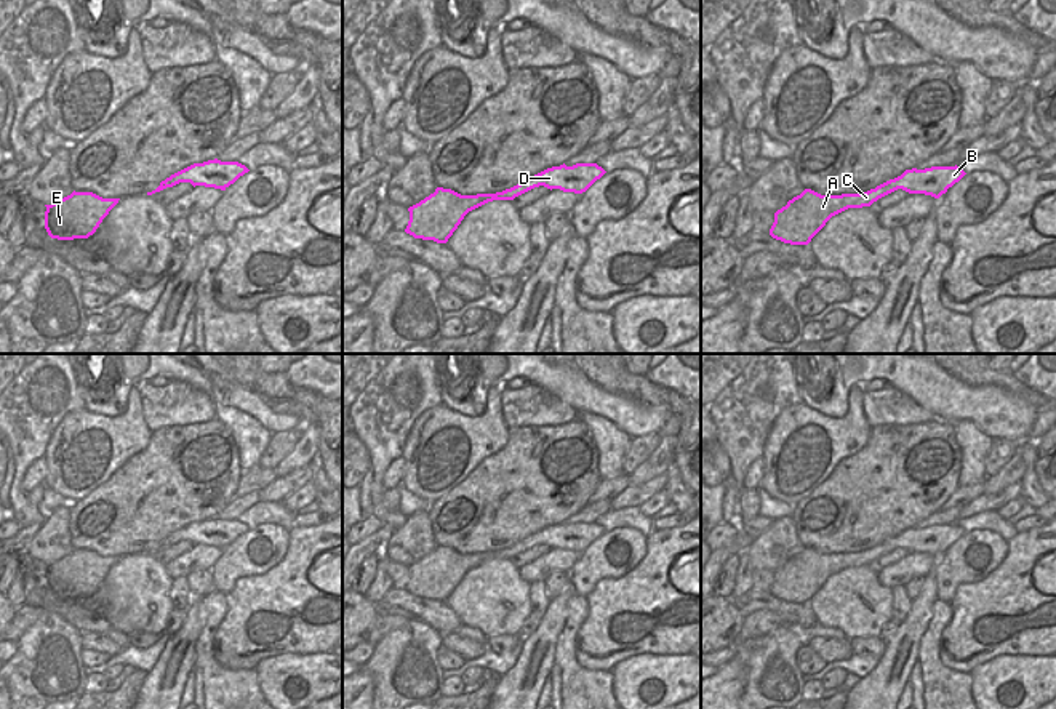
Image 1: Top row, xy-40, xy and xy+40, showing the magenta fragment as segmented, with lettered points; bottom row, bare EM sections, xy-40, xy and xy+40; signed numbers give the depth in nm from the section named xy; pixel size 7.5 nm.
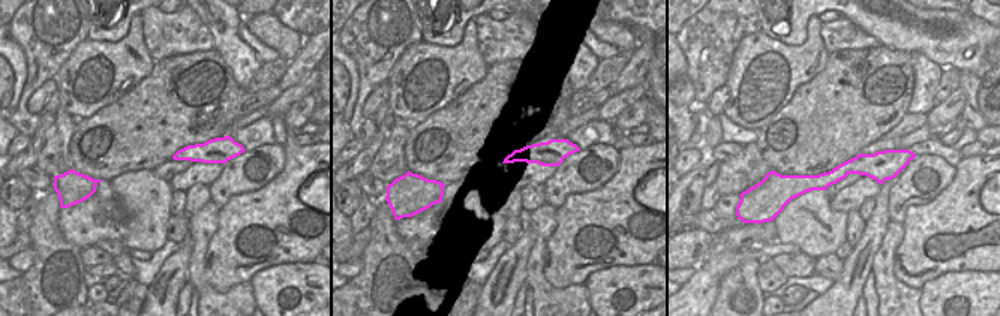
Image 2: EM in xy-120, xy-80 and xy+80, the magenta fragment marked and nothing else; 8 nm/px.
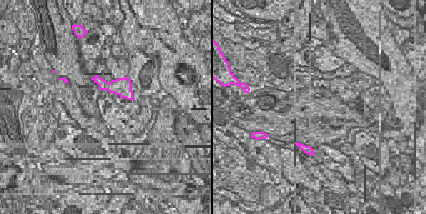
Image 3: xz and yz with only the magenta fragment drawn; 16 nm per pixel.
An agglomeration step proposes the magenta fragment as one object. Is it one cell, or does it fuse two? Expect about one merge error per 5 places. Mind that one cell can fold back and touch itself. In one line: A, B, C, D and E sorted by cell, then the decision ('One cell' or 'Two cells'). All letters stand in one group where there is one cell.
Groups: A B C D E. One cell.

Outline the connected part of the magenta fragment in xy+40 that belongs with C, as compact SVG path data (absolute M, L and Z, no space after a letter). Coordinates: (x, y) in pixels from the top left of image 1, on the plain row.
M931 525L925 528L906 528L875 547L861 552L821 554L805 547L774 571L770 594L790 603L808 603L826 581L848 568L870 565L878 557L902 547L909 552L925 552L939 557L966 531L955 525Z

